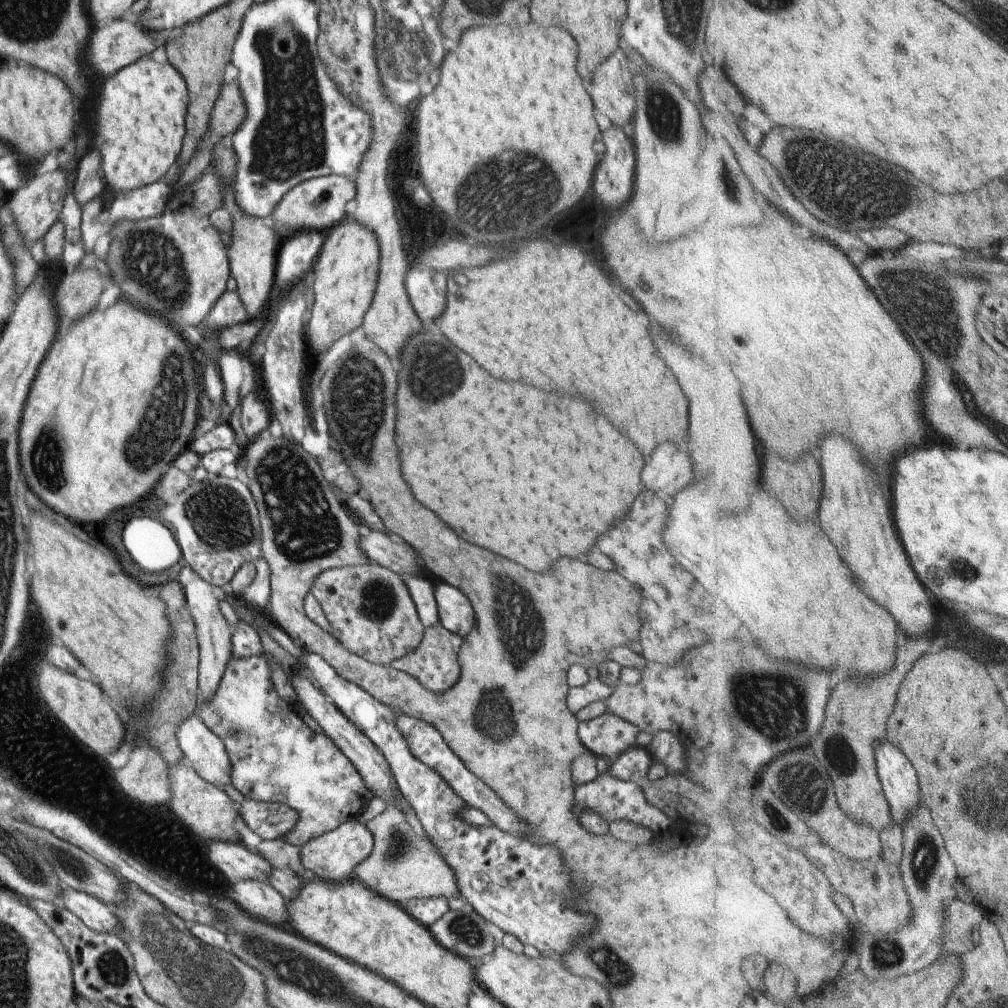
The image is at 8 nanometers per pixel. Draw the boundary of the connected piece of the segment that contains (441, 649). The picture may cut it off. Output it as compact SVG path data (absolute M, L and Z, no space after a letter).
M438 624L425 629L423 639L418 648L391 662L392 668L413 676L430 692L448 692L460 678L461 670L458 664L458 652L464 642L463 637L446 630Z

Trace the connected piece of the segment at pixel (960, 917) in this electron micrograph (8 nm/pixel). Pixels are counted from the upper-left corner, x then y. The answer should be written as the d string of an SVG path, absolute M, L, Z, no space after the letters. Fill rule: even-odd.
M952 900L946 908L946 944L943 950L966 956L982 944L982 910L964 900Z

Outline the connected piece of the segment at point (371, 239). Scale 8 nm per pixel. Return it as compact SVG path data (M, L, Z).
M352 217L337 223L326 234L314 264L314 308L308 322L308 344L312 354L322 354L344 334L362 326L372 304L380 272L380 248L376 234Z

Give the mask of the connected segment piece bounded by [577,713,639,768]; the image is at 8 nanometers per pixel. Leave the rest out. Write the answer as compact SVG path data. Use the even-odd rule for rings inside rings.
M610 713L599 715L594 723L580 723L577 728L578 738L582 744L596 756L602 755L608 762L608 768L610 768L610 762L614 762L622 752L638 746L636 743L638 731L636 725Z

